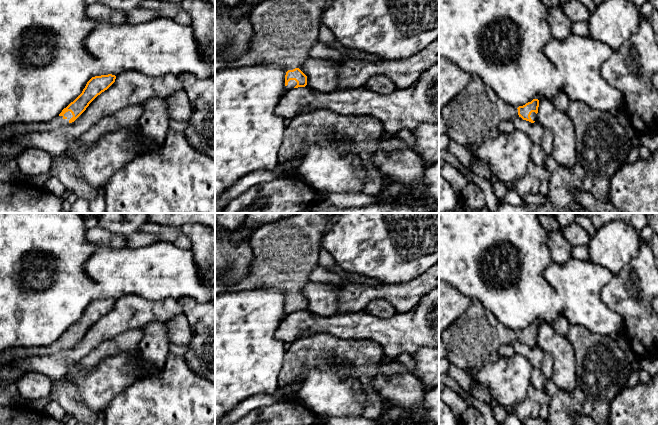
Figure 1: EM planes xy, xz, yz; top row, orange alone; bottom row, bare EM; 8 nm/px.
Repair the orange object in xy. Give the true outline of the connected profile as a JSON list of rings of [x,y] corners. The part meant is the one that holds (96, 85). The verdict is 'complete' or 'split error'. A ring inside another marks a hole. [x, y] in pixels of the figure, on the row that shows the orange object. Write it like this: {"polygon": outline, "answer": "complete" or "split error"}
{"polygon": [[[112,74],[92,77],[86,84],[82,93],[71,102],[55,118],[40,123],[10,124],[0,128],[0,141],[35,132],[47,132],[74,122],[89,106],[89,104],[102,92],[107,90],[114,82],[116,76]]], "answer": "split error"}

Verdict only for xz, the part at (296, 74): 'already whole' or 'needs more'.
needs more

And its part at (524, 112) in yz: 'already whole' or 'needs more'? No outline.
needs more

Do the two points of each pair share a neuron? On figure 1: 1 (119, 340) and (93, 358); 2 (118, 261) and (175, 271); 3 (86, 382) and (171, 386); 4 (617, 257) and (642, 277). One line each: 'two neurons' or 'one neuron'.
1: one neuron
2: one neuron
3: one neuron
4: two neurons

